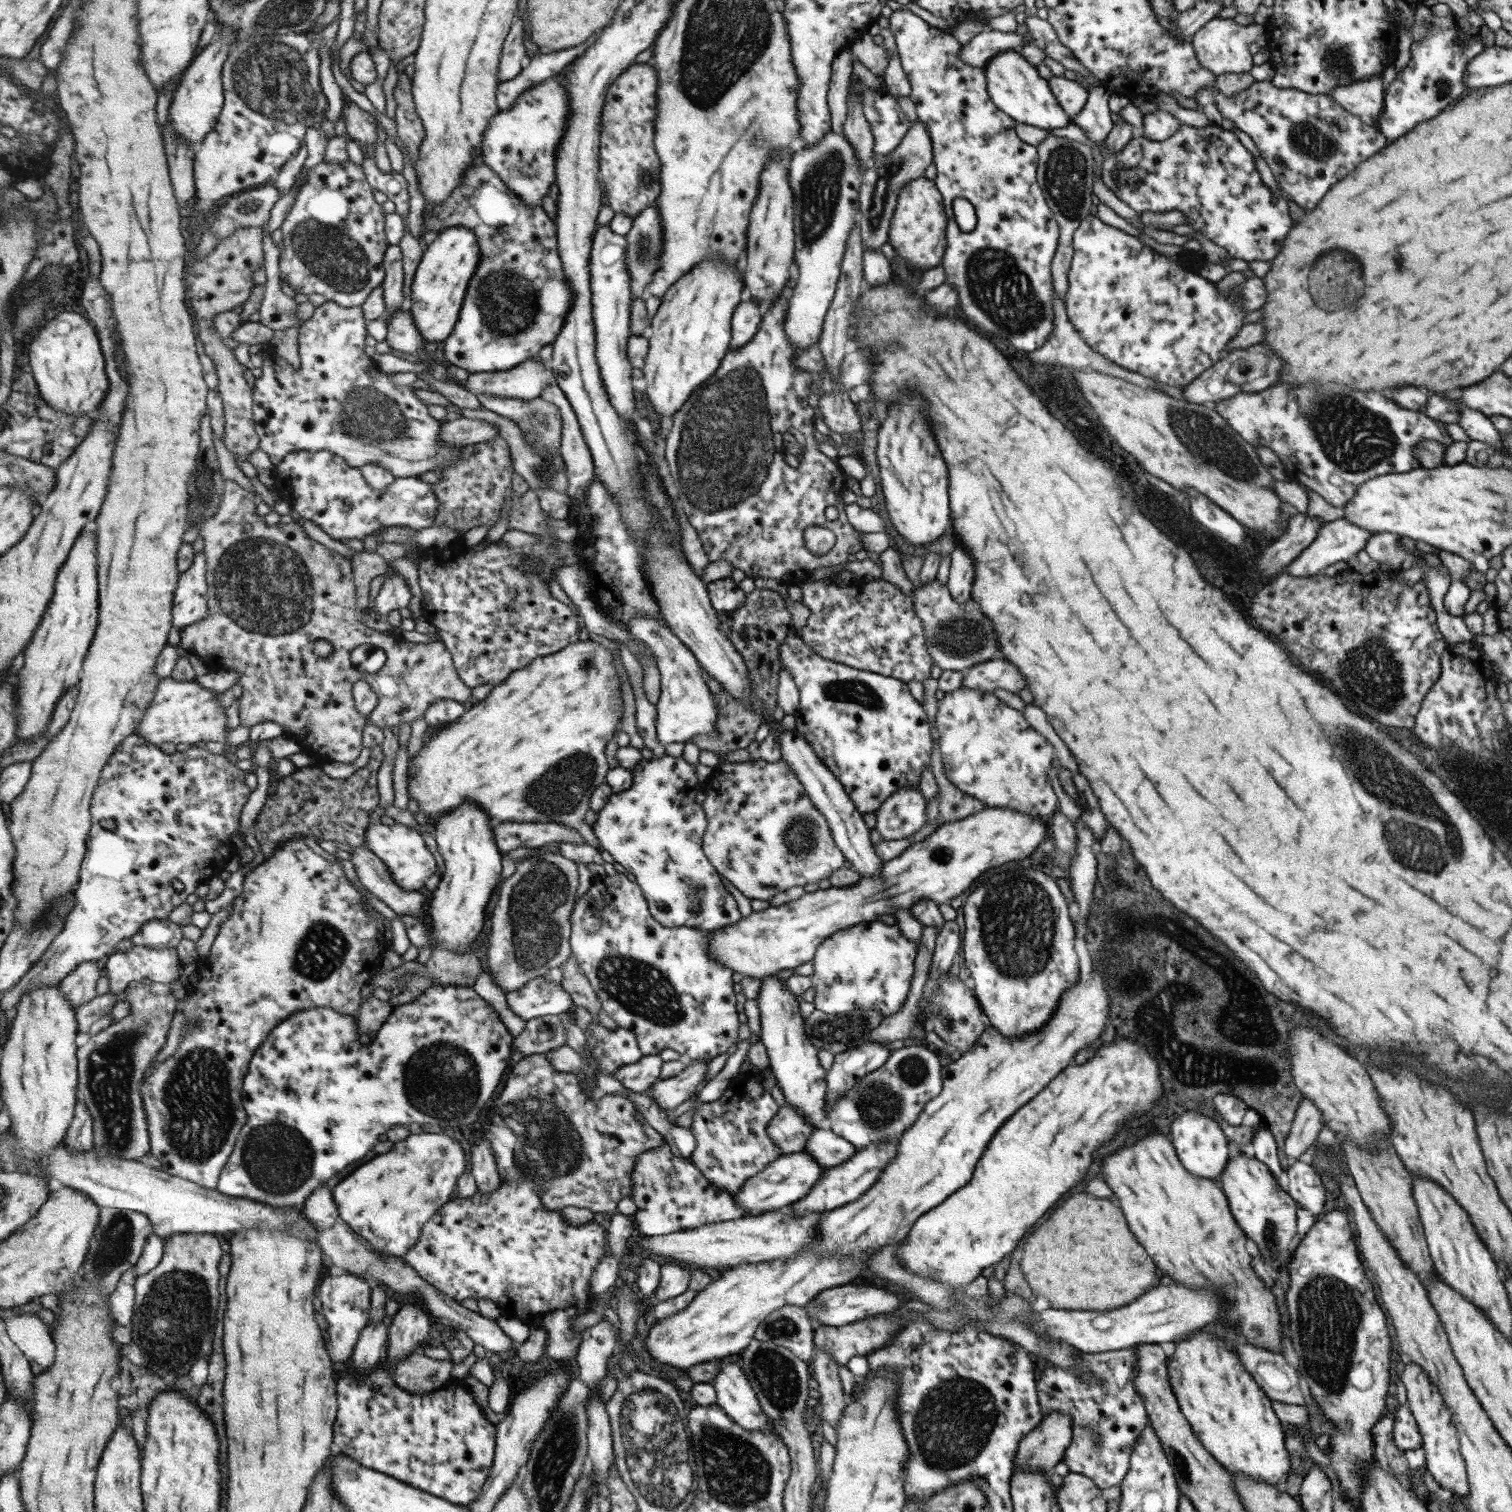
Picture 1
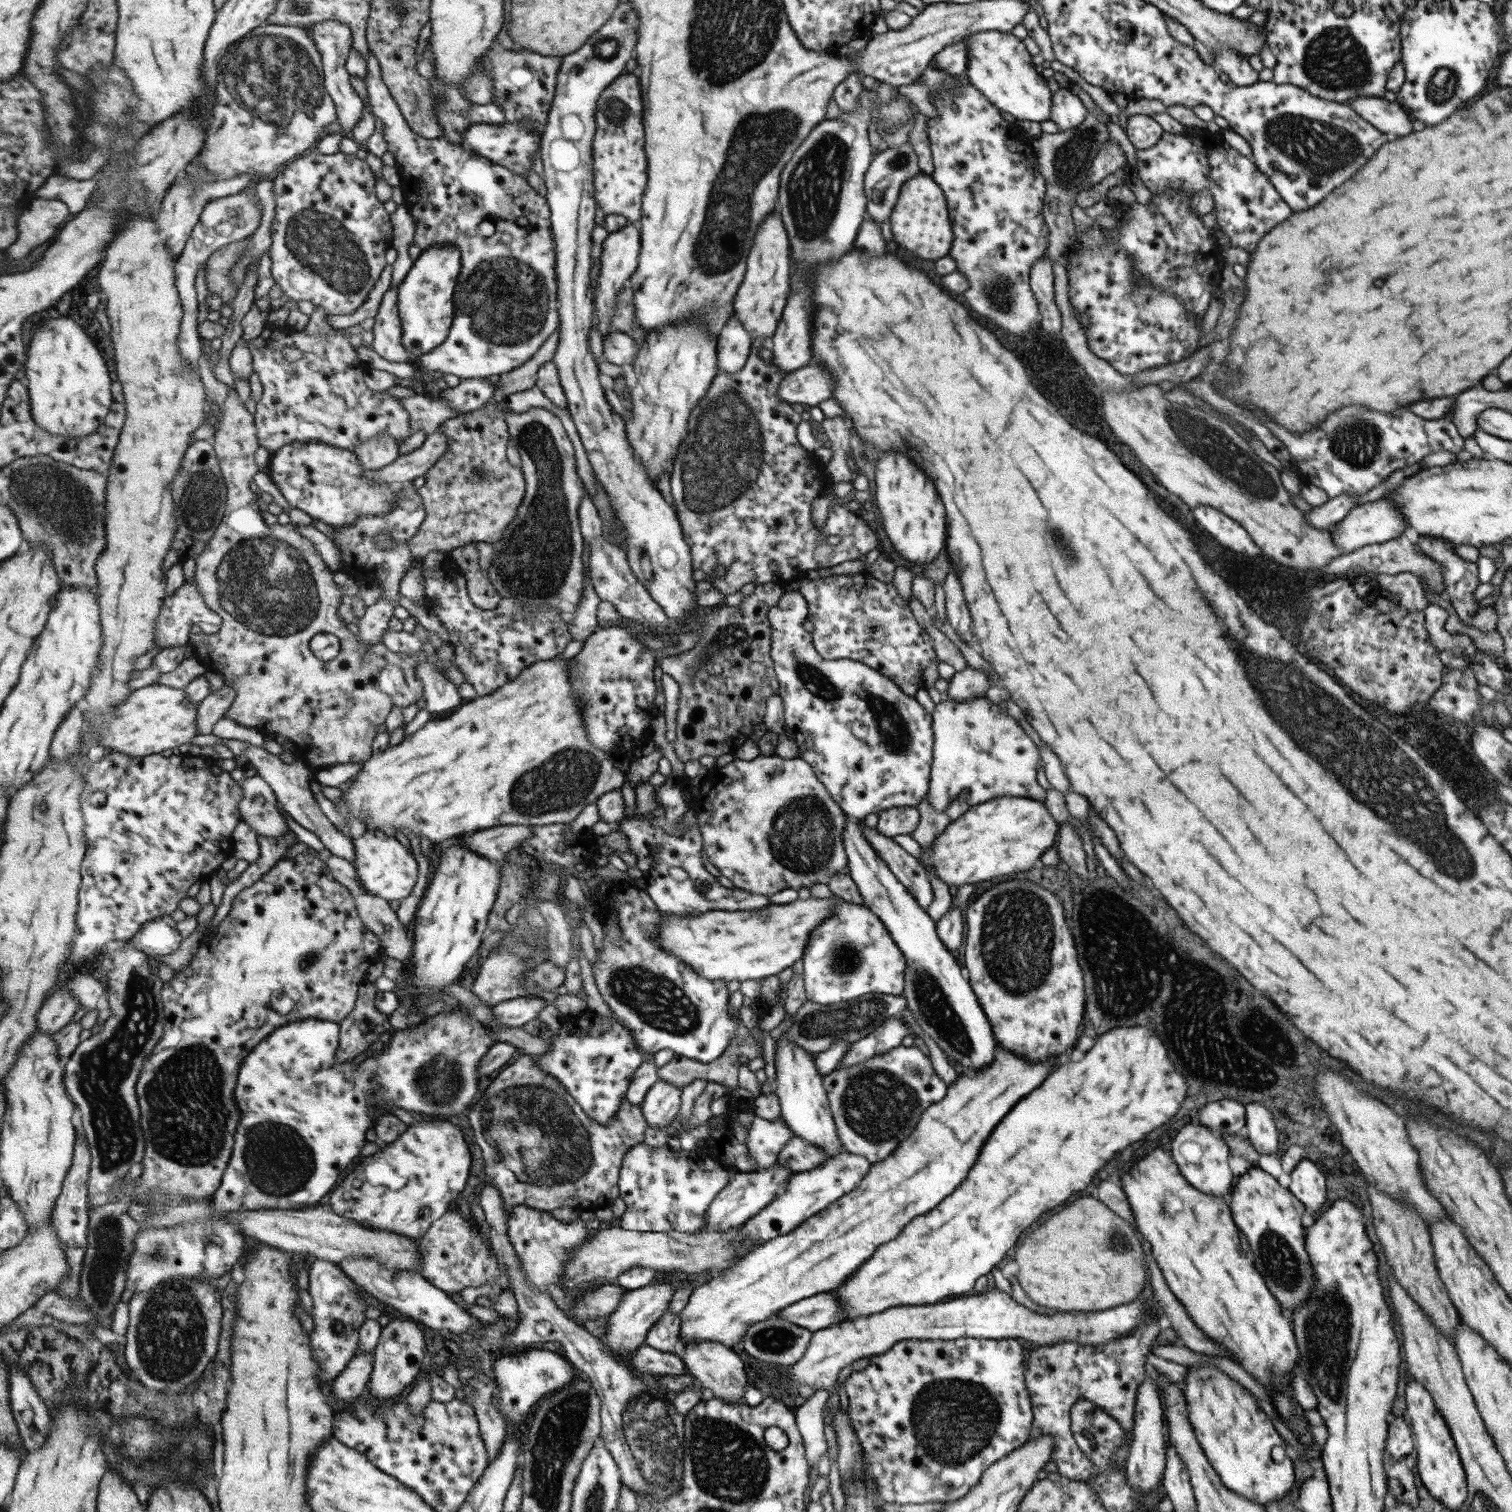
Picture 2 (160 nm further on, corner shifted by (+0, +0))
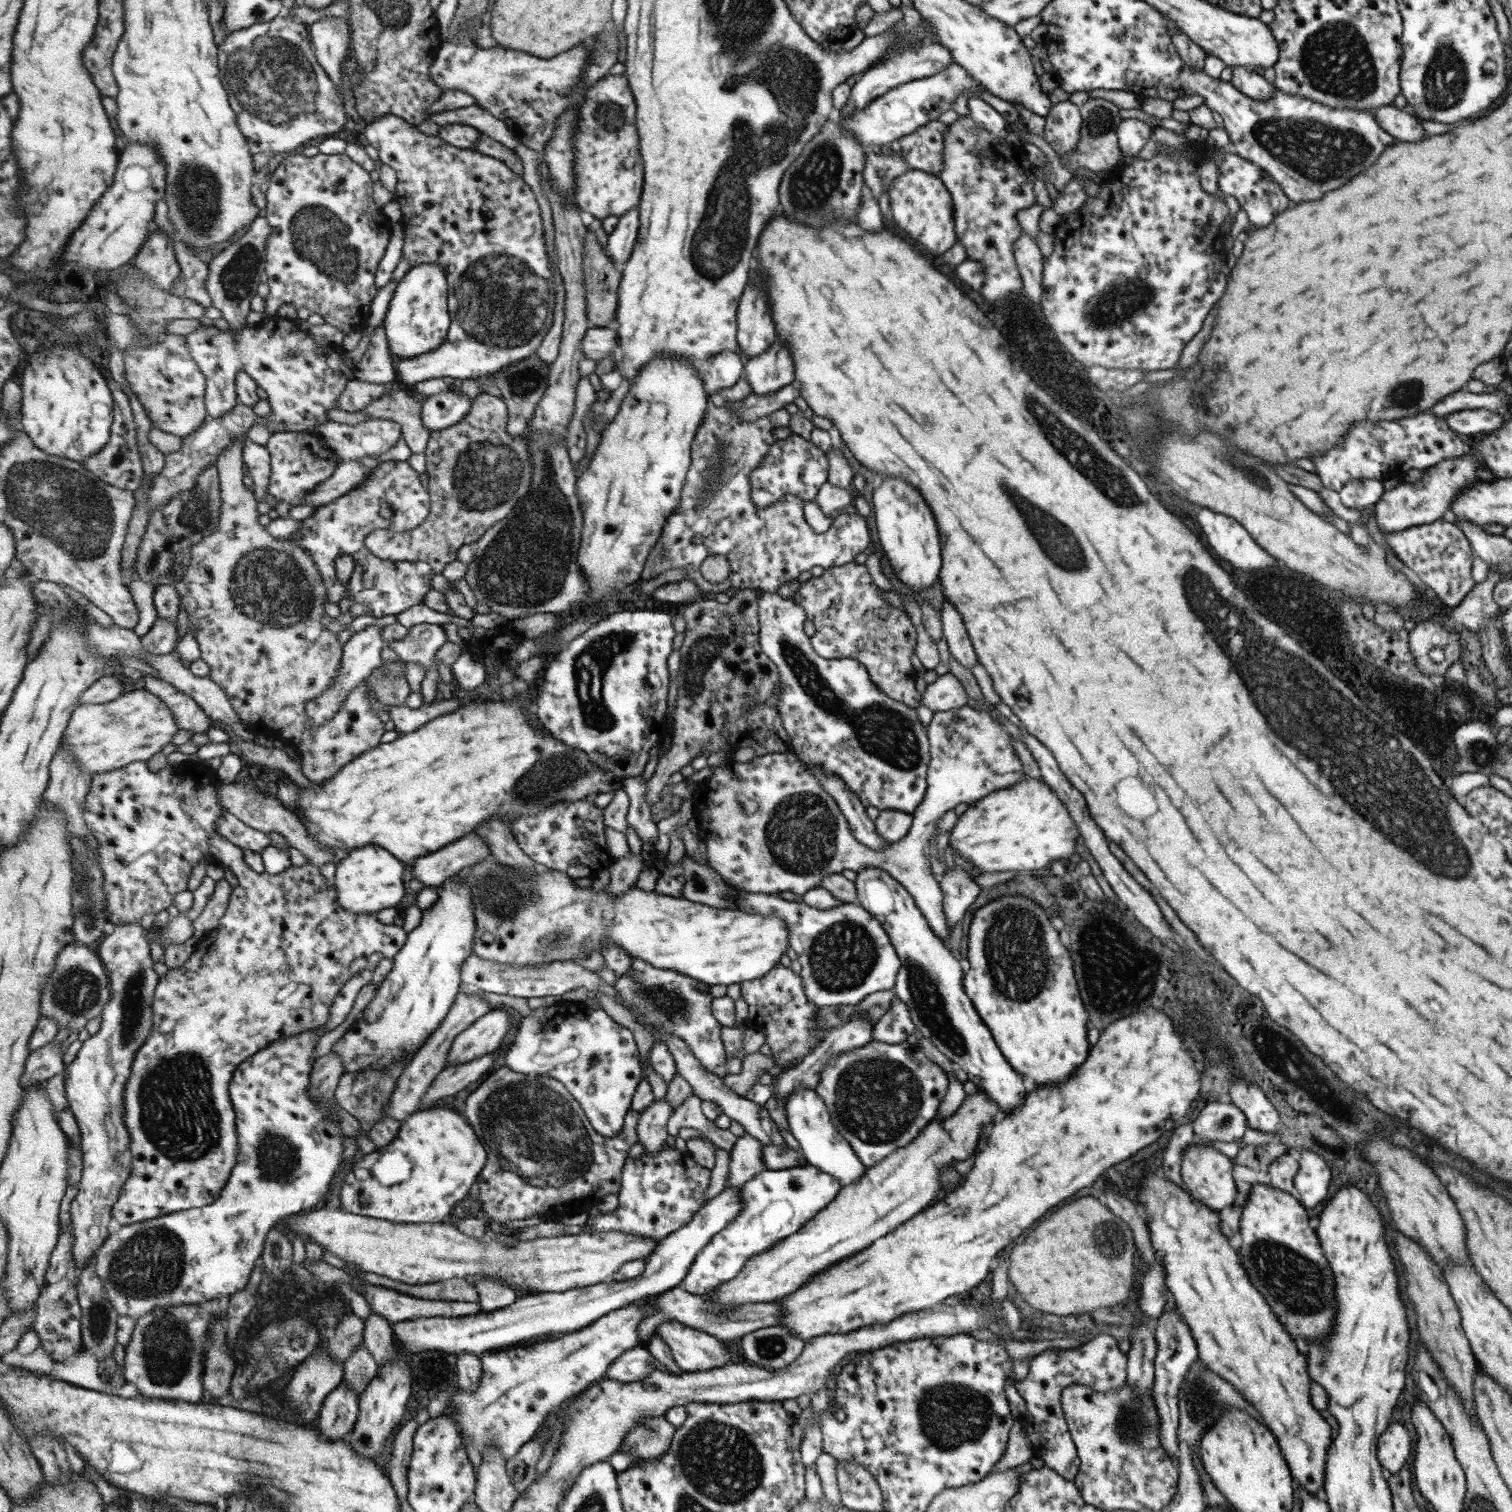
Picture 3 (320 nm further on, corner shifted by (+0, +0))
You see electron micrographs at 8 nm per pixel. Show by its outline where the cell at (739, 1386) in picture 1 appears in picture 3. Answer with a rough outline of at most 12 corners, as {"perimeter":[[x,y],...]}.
{"perimeter":[[677,1321],[654,1334],[683,1372],[731,1363],[721,1340]]}

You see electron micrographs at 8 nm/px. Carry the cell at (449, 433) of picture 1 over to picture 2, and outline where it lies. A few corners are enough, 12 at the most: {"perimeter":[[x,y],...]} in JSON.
{"perimeter":[[436,430],[423,444],[366,476],[404,484],[425,476],[446,453],[448,438]]}

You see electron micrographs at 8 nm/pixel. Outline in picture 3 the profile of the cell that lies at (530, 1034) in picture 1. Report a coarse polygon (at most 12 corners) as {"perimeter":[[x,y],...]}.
{"perimeter":[[494,1052],[447,1066],[432,1083],[421,1109],[461,1092],[495,1066]]}

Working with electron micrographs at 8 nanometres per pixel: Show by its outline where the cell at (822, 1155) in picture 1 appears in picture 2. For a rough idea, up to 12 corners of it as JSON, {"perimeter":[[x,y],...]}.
{"perimeter":[[793,1136],[776,1163],[796,1173],[811,1170],[829,1157]]}

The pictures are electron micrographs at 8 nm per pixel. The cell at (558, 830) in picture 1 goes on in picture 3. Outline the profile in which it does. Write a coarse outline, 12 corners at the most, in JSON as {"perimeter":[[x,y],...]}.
{"perimeter":[[476,833],[413,862],[413,878],[437,887],[491,855]]}

